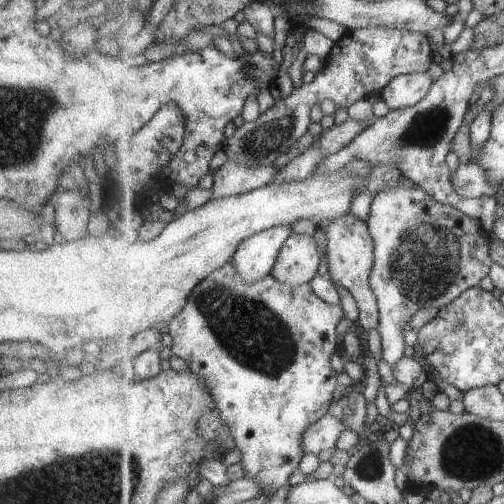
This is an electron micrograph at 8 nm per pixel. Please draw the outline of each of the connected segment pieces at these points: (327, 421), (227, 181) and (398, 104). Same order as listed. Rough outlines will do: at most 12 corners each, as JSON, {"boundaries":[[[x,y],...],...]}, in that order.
{"boundaries":[[[327,413],[305,432],[303,452],[335,448],[349,429]],[[227,160],[212,172],[211,199],[241,196],[275,180],[259,168]],[[429,72],[402,74],[380,96],[389,111],[419,104],[433,84]]]}

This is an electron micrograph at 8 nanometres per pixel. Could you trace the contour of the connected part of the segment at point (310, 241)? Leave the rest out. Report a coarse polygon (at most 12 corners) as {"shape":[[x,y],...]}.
{"shape":[[293,233],[272,275],[310,283],[322,258],[315,238]]}

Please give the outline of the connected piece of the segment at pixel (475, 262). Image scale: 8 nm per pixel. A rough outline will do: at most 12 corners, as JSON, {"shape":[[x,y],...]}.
{"shape":[[426,190],[372,200],[381,355],[490,275],[491,234]]}

